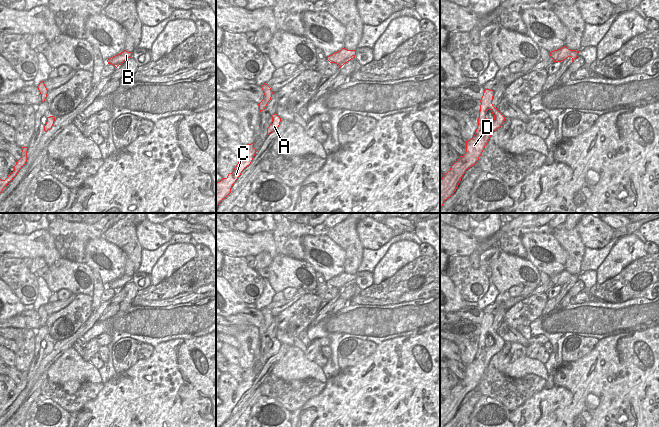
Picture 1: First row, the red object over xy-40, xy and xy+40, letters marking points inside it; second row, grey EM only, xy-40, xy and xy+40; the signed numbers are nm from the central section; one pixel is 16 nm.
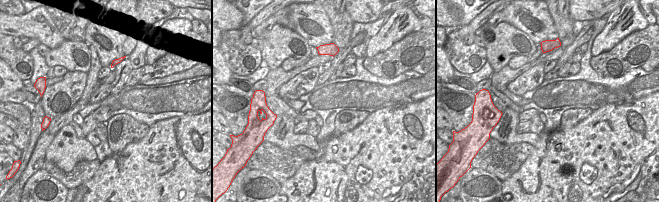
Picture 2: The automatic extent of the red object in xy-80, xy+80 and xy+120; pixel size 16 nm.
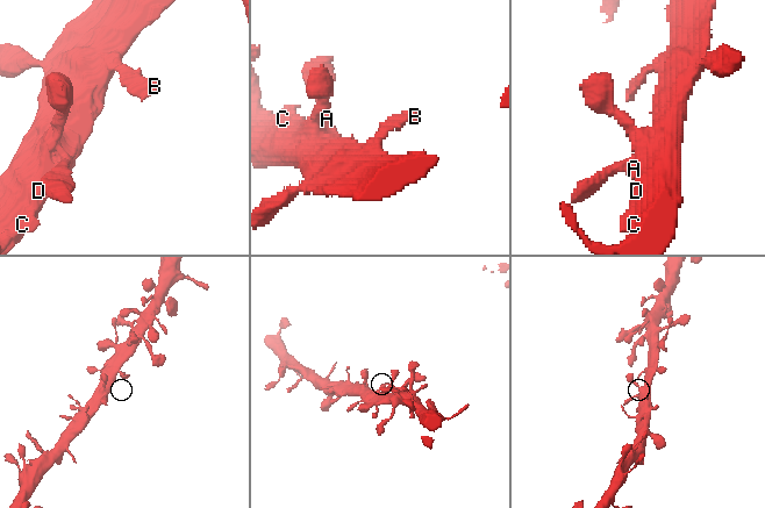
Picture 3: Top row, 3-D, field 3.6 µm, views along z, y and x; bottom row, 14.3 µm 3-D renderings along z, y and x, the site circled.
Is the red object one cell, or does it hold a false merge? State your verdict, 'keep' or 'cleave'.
keep

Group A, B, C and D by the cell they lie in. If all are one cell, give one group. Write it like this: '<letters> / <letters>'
A B C D

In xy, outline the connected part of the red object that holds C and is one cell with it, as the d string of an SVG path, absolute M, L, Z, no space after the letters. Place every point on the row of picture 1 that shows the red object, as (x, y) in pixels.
M254 142L245 145L243 157L239 159L239 162L234 168L233 172L229 173L226 178L222 178L221 181L216 182L216 210L220 202L231 193L233 184L241 175L242 171L251 164L256 152L257 151L254 148Z

